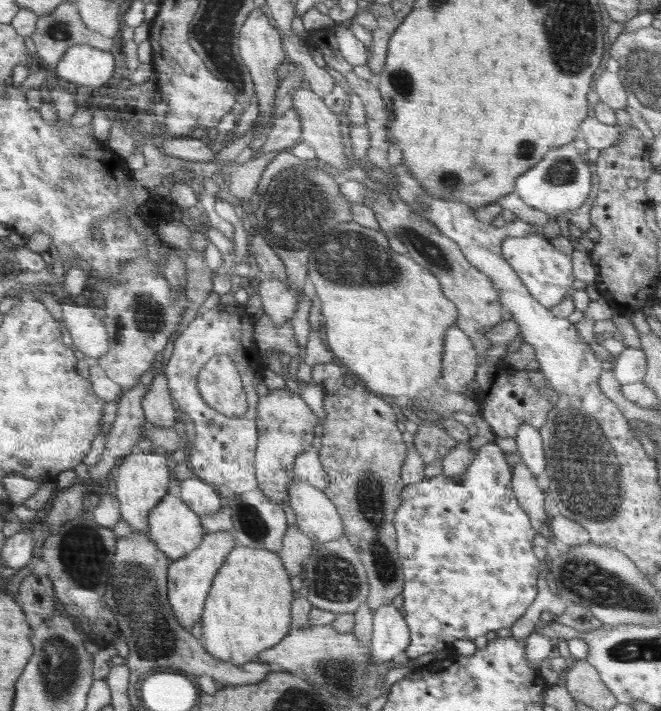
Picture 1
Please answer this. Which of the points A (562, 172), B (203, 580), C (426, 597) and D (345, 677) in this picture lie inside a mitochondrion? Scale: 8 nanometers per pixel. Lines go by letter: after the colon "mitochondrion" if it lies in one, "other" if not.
A: mitochondrion
B: other
C: other
D: mitochondrion

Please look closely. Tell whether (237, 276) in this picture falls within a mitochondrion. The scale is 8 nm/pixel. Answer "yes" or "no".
no

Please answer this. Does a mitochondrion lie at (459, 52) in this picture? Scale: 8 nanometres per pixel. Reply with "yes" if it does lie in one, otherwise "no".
no

